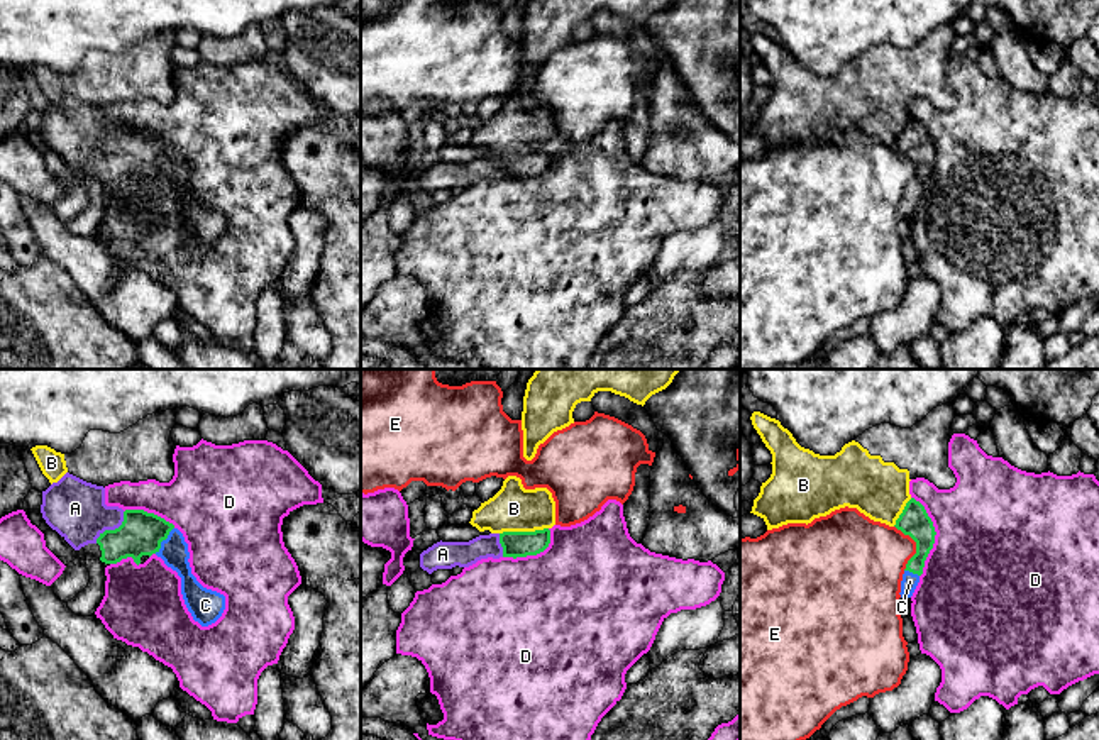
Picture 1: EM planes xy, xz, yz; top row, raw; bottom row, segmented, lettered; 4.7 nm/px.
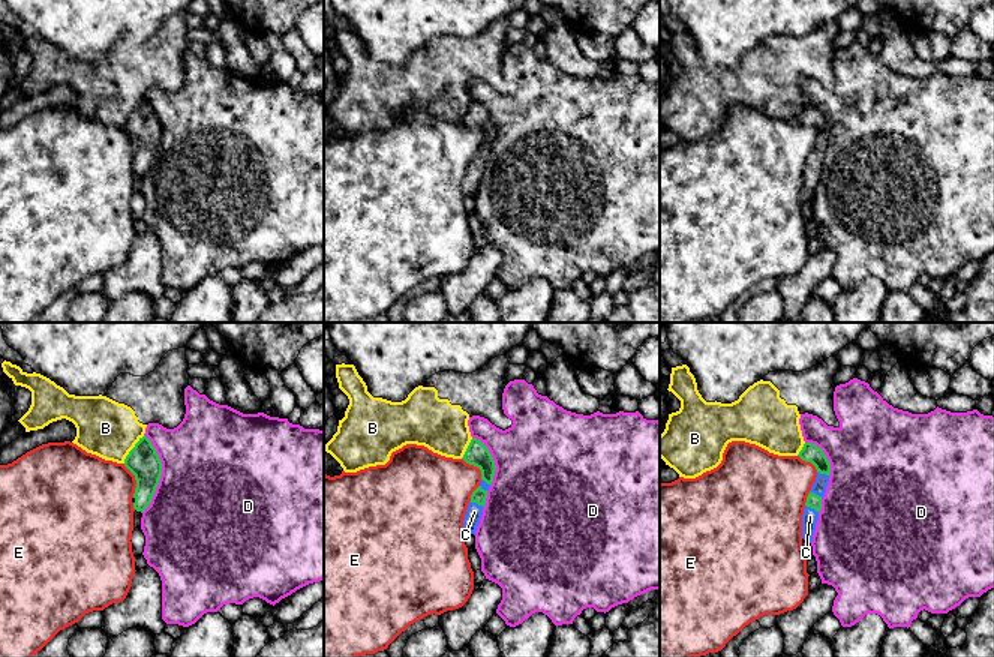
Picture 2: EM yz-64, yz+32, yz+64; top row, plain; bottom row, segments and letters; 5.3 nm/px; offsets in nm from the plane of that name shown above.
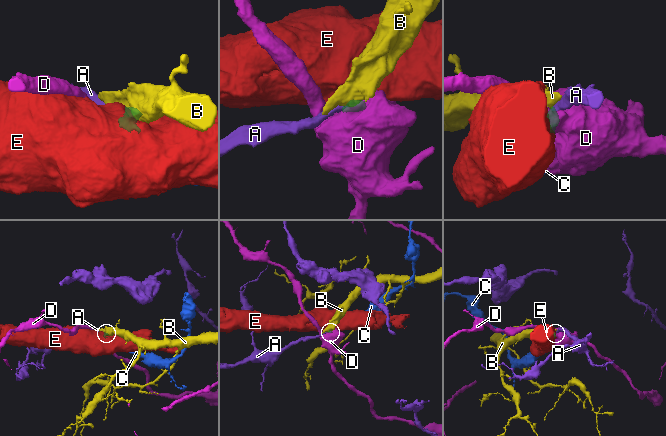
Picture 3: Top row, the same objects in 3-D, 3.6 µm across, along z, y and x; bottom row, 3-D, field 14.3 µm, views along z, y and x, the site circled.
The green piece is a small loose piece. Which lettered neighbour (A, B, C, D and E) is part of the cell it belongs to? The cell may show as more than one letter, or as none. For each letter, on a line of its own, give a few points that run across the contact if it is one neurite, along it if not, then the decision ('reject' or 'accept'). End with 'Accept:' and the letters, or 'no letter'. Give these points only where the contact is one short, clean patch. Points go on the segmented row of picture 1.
A: xy (141, 534), (112, 530), (87, 520), (75, 508) | accept
B: xz (547, 527), (500, 534) | reject
C: xy (141, 534), (153, 534), (163, 539), (173, 551) | accept
D: reject
E: yz (894, 525), (915, 542), (915, 554), (905, 569) | reject
Accept: A, C

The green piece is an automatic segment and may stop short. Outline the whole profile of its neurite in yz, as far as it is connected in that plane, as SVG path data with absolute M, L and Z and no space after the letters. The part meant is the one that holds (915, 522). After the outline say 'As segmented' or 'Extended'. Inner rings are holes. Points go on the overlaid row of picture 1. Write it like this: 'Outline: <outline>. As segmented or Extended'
Outline: M914 498L906 503L894 527L916 542L916 554L906 564L899 593L901 598L911 598L923 574L925 561L933 549L936 532L925 506Z. Extended

